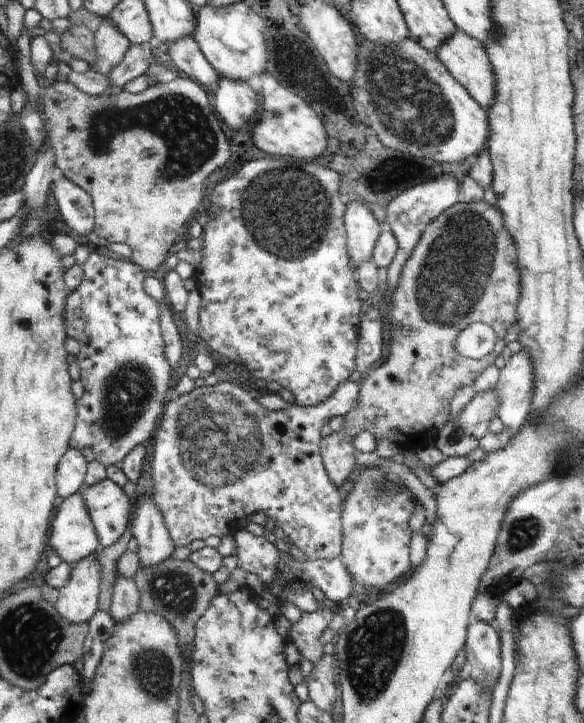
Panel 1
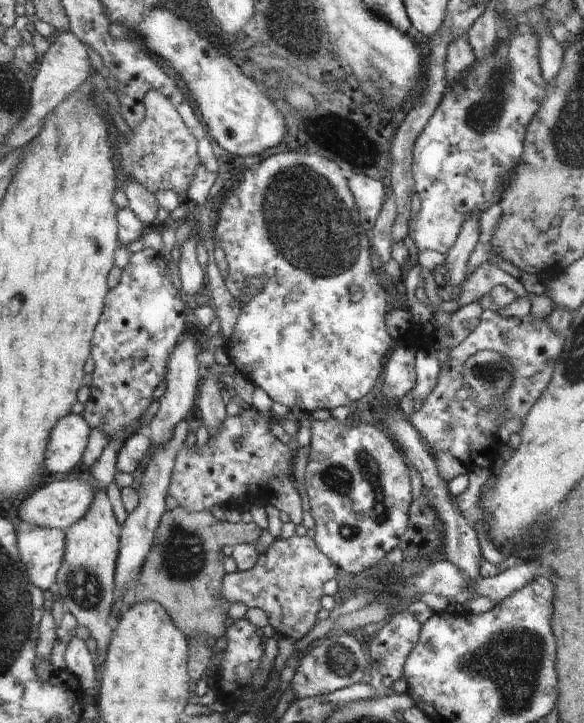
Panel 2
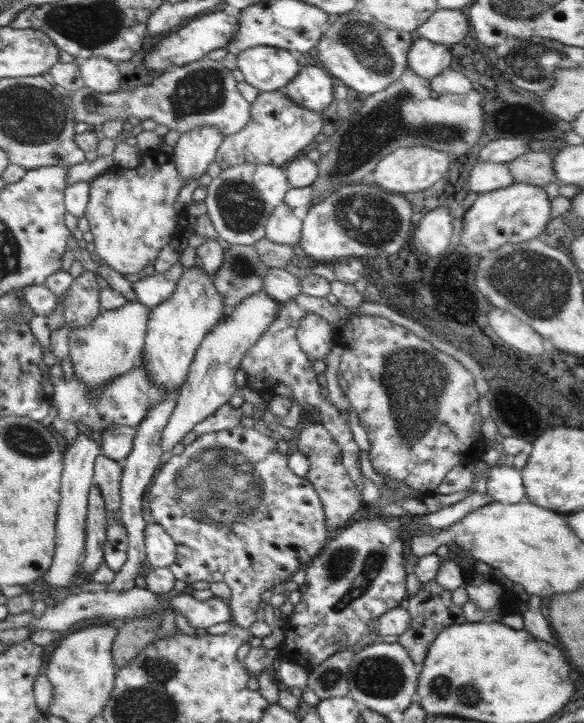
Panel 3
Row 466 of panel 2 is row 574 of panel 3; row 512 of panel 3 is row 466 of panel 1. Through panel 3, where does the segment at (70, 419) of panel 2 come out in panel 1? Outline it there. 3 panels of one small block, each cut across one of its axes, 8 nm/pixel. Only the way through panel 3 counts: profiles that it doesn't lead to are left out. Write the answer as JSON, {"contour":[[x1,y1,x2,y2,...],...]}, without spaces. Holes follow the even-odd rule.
{"contour":[[70,446,57,466,55,479,58,498,63,499,79,492,85,484,87,464,84,455]]}

